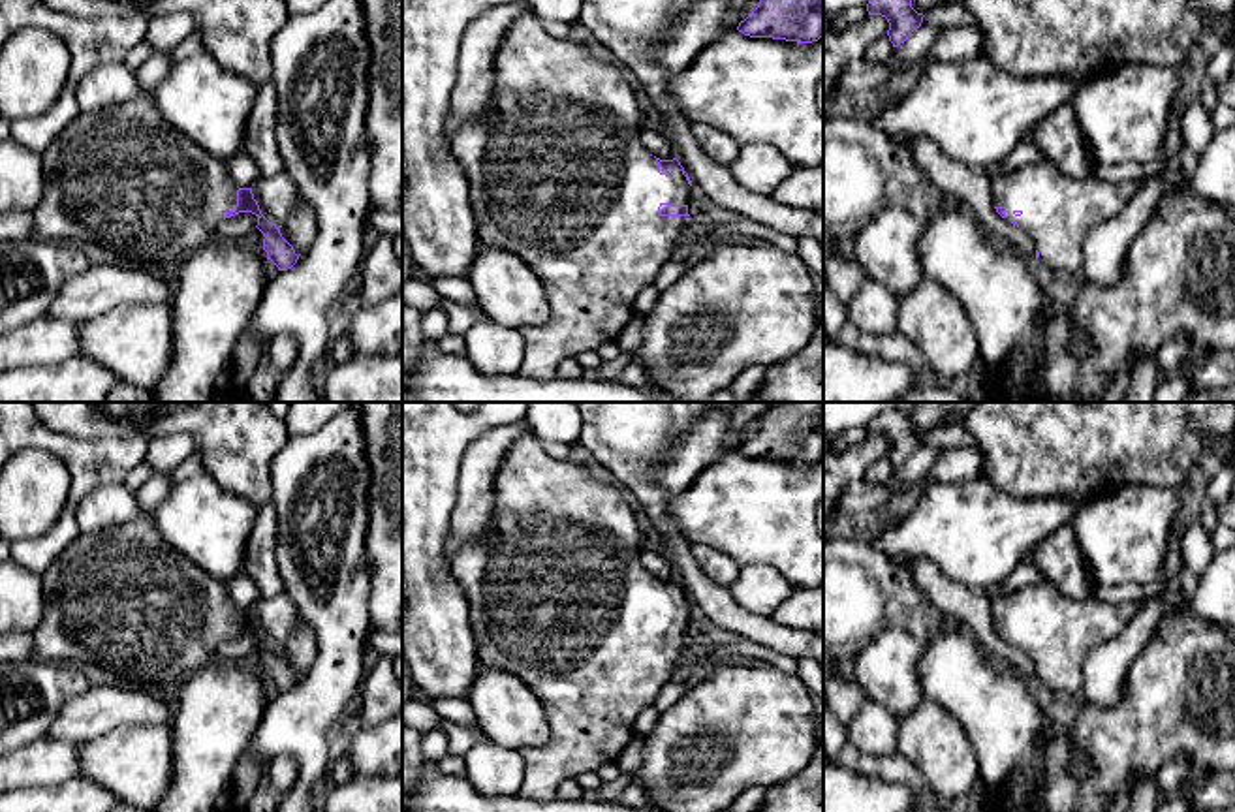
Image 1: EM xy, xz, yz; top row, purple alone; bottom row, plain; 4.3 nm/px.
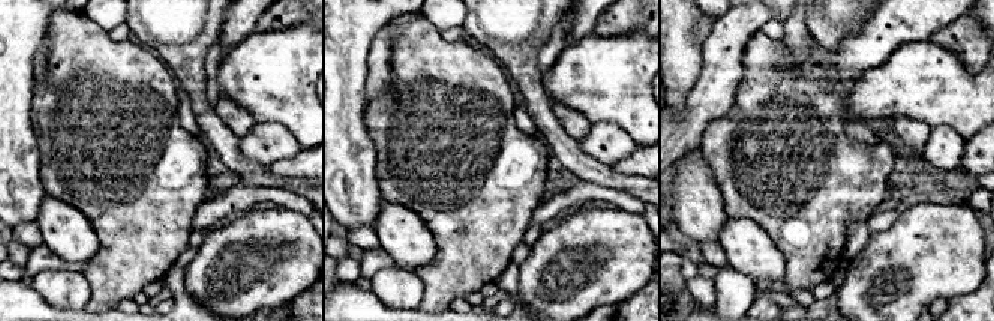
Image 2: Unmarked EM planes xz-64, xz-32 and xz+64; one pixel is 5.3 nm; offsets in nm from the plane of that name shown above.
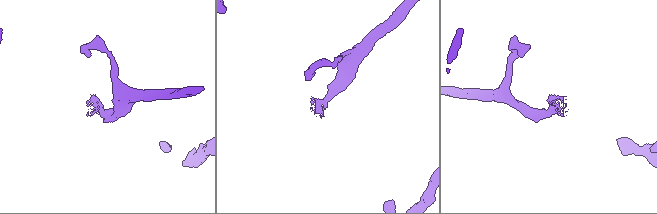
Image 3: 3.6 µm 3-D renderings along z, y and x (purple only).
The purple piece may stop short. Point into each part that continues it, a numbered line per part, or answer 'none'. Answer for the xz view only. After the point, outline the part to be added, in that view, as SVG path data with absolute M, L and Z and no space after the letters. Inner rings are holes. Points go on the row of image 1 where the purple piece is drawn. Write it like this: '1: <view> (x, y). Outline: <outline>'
1: xz (557, 173). Outline: M532 11L513 19L492 53L494 90L479 117L451 139L451 152L468 182L468 201L479 244L519 256L541 280L549 303L543 325L521 329L524 359L519 376L551 380L564 359L617 340L635 312L641 289L652 284L669 261L690 216L660 216L662 203L688 205L690 184L682 171L658 173L656 158L643 147L641 130L649 118L637 102L632 77L586 49L586 39L549 36Z

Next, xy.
1: xy (121, 177). Outline: M152 98L77 113L41 152L43 194L32 211L34 235L53 241L85 241L115 252L124 263L169 267L182 263L207 244L226 211L235 211L239 186L224 160L214 158L195 141L169 126Z

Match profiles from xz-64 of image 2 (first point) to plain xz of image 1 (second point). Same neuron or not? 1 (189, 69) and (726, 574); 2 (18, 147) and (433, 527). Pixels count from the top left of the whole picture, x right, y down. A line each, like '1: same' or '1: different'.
1: different
2: same

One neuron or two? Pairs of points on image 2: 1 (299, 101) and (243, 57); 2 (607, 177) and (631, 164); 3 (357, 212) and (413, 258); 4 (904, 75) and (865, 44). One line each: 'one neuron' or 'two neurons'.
1: one neuron
2: two neurons
3: two neurons
4: two neurons

